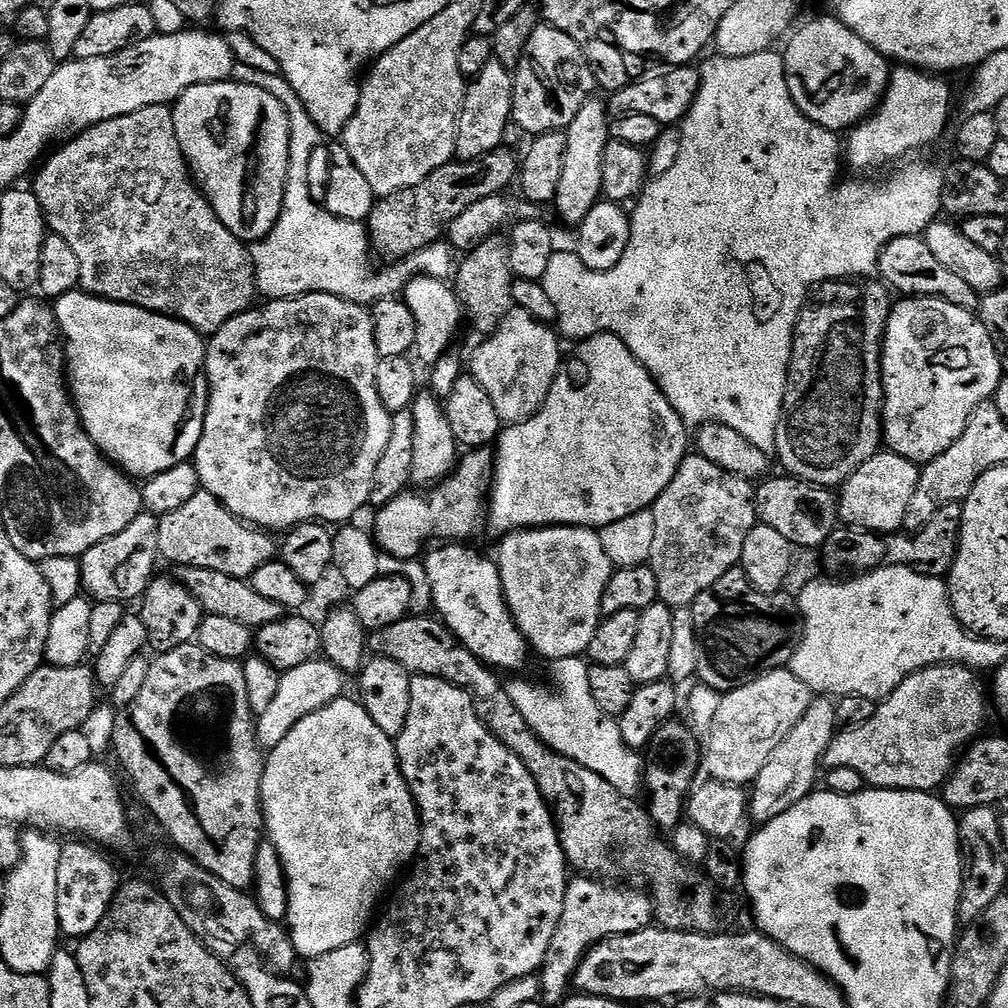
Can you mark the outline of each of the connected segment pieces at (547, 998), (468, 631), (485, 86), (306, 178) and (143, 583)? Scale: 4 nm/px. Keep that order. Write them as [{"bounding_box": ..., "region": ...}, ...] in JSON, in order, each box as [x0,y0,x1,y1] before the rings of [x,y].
[{"bounding_box":[538,874,654,1005],"region":[[[583,874],[573,875],[568,882],[566,902],[562,906],[562,918],[558,918],[558,930],[554,930],[550,950],[546,950],[544,965],[538,973],[539,999],[545,1005],[563,1005],[573,987],[582,958],[594,945],[612,936],[640,932],[644,928],[653,927],[653,924],[654,909],[651,895],[647,891],[636,886],[605,882]]]},{"bounding_box":[423,542,530,670],"region":[[[448,542],[433,547],[427,553],[428,560],[423,561],[423,566],[432,587],[435,611],[441,612],[439,615],[443,624],[483,664],[493,670],[520,668],[530,657],[530,645],[518,630],[512,611],[508,608],[497,561],[487,560],[482,553],[468,547],[472,546]]]},{"bounding_box":[456,58,513,161],"region":[[[493,58],[490,66],[486,66],[486,70],[467,85],[456,139],[457,161],[477,160],[505,143],[504,135],[512,124],[513,79],[513,73]]]},{"bounding_box":[234,62,413,306],"region":[[[240,62],[234,73],[239,83],[258,86],[258,90],[266,90],[266,94],[274,94],[274,98],[282,102],[292,123],[284,208],[274,230],[270,230],[264,240],[253,243],[250,248],[259,295],[270,301],[321,292],[365,306],[371,306],[377,300],[399,297],[413,275],[411,263],[396,262],[388,266],[392,268],[376,273],[372,269],[373,253],[370,251],[367,227],[363,223],[355,224],[330,214],[317,197],[316,200],[312,197],[312,159],[320,148],[322,133],[310,118],[306,106],[302,106],[302,98],[298,98],[290,82],[286,82],[279,71],[271,71],[263,72],[260,68],[251,68]]]},{"bounding_box":[79,514,161,602],"region":[[[141,514],[134,518],[134,522],[130,522],[130,526],[126,526],[126,530],[86,550],[84,555],[79,557],[84,583],[83,591],[96,602],[102,600],[106,602],[139,601],[157,571],[155,570],[156,560],[161,559],[158,546],[159,525],[160,521],[157,517]]]}]

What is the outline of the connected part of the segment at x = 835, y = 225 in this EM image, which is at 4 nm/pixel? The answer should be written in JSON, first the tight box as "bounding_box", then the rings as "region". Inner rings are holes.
{"bounding_box":[542,50,944,454],"region":[[[769,50],[740,59],[730,59],[719,54],[713,57],[713,60],[699,65],[700,90],[679,129],[681,144],[676,152],[676,161],[657,180],[652,178],[645,183],[644,191],[635,201],[636,209],[631,209],[630,246],[626,246],[622,262],[605,272],[595,272],[585,266],[575,251],[556,250],[550,258],[550,266],[546,266],[542,283],[546,295],[554,302],[555,323],[561,337],[569,336],[572,342],[579,342],[589,340],[592,336],[600,336],[603,332],[617,336],[630,350],[630,354],[634,354],[634,358],[638,358],[638,362],[642,362],[644,369],[656,379],[662,394],[684,419],[685,425],[725,424],[730,426],[730,430],[738,430],[738,434],[742,434],[746,442],[758,446],[758,450],[772,454],[776,451],[776,435],[784,409],[784,391],[788,389],[792,339],[796,333],[800,312],[808,303],[810,293],[829,280],[875,277],[882,250],[890,242],[894,242],[894,238],[923,236],[924,231],[942,212],[944,172],[932,164],[905,163],[900,166],[905,168],[897,167],[897,172],[881,184],[859,184],[856,180],[849,184],[839,184],[836,179],[840,176],[840,160],[842,164],[841,137],[839,140],[836,137],[839,135],[833,129],[823,128],[821,124],[802,114],[790,94],[783,55],[779,51]]]}

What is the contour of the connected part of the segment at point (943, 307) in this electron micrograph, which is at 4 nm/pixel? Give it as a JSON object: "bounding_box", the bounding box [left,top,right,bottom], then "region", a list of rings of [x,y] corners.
{"bounding_box":[880,296,1002,466],"region":[[[935,296],[900,298],[892,305],[892,313],[884,331],[884,356],[880,359],[880,373],[884,387],[882,405],[882,440],[887,451],[897,452],[917,466],[929,464],[938,458],[966,430],[970,414],[979,404],[989,403],[995,397],[1002,373],[1000,359],[975,311],[954,306]]]}

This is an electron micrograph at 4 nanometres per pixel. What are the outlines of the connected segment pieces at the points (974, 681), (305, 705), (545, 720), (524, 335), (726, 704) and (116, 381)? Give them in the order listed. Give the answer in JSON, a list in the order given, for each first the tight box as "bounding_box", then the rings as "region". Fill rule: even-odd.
[{"bounding_box":[822,664,990,792],"region":[[[935,664],[932,668],[923,668],[920,672],[910,674],[910,678],[906,678],[906,682],[902,682],[902,686],[898,686],[898,690],[894,690],[890,695],[876,705],[876,713],[874,718],[870,718],[870,722],[866,722],[857,728],[845,728],[837,731],[835,738],[830,742],[830,746],[826,750],[822,764],[825,769],[841,768],[842,766],[850,766],[850,770],[858,770],[858,774],[862,774],[865,785],[874,788],[901,788],[902,790],[910,790],[911,792],[931,792],[943,789],[945,782],[948,781],[948,775],[952,773],[956,765],[958,757],[963,753],[964,749],[977,739],[985,731],[984,719],[988,716],[988,708],[990,712],[990,696],[986,691],[986,684],[979,680],[977,673],[970,668],[964,668],[961,664]]]},{"bounding_box":[256,658,346,750],"region":[[[323,658],[302,662],[302,666],[294,666],[294,670],[282,672],[272,705],[256,718],[256,741],[261,748],[265,750],[276,748],[278,742],[282,742],[282,738],[286,738],[286,734],[290,734],[290,730],[294,730],[294,726],[302,722],[302,718],[314,714],[314,710],[322,710],[322,706],[330,702],[341,699],[345,695],[344,680],[346,680],[345,673],[340,672],[329,660]]]},{"bounding_box":[506,656,645,794],"region":[[[571,656],[551,661],[550,668],[556,692],[532,686],[524,680],[507,681],[506,687],[514,706],[518,706],[518,714],[522,714],[522,718],[526,718],[526,722],[540,735],[540,739],[558,754],[594,770],[594,774],[602,774],[602,778],[606,778],[606,782],[610,782],[610,786],[614,786],[619,792],[636,794],[636,791],[641,791],[645,761],[640,761],[639,751],[628,748],[626,742],[622,742],[619,723],[604,713],[598,702],[594,702],[594,694],[590,694],[589,665],[581,657]]]},{"bounding_box":[470,307,561,425],"region":[[[513,307],[511,312],[502,318],[502,322],[476,348],[470,360],[470,374],[490,394],[494,410],[498,410],[501,425],[521,424],[526,422],[546,402],[550,390],[560,372],[561,337],[552,324],[543,324],[534,314]]]},{"bounding_box":[702,667,813,785],"region":[[[787,667],[776,668],[746,686],[723,693],[714,722],[710,722],[706,733],[708,744],[706,740],[702,748],[702,764],[706,772],[708,768],[707,775],[727,784],[751,785],[762,766],[770,762],[770,754],[778,750],[786,734],[810,710],[813,699],[812,688]]]},{"bounding_box":[54,290,206,478],"region":[[[77,290],[58,298],[54,302],[56,321],[60,327],[60,335],[64,338],[64,359],[66,361],[66,379],[76,408],[80,411],[80,421],[86,434],[98,446],[98,450],[106,459],[112,461],[121,472],[133,478],[147,478],[154,474],[162,474],[162,470],[170,470],[170,466],[187,464],[195,457],[196,447],[202,438],[203,419],[188,420],[184,418],[196,388],[196,378],[201,377],[206,366],[206,340],[201,333],[195,332],[189,324],[175,320],[173,316],[163,316],[157,312],[147,312],[133,304],[119,304],[113,300],[103,300],[101,296],[89,296],[83,290]]]}]

